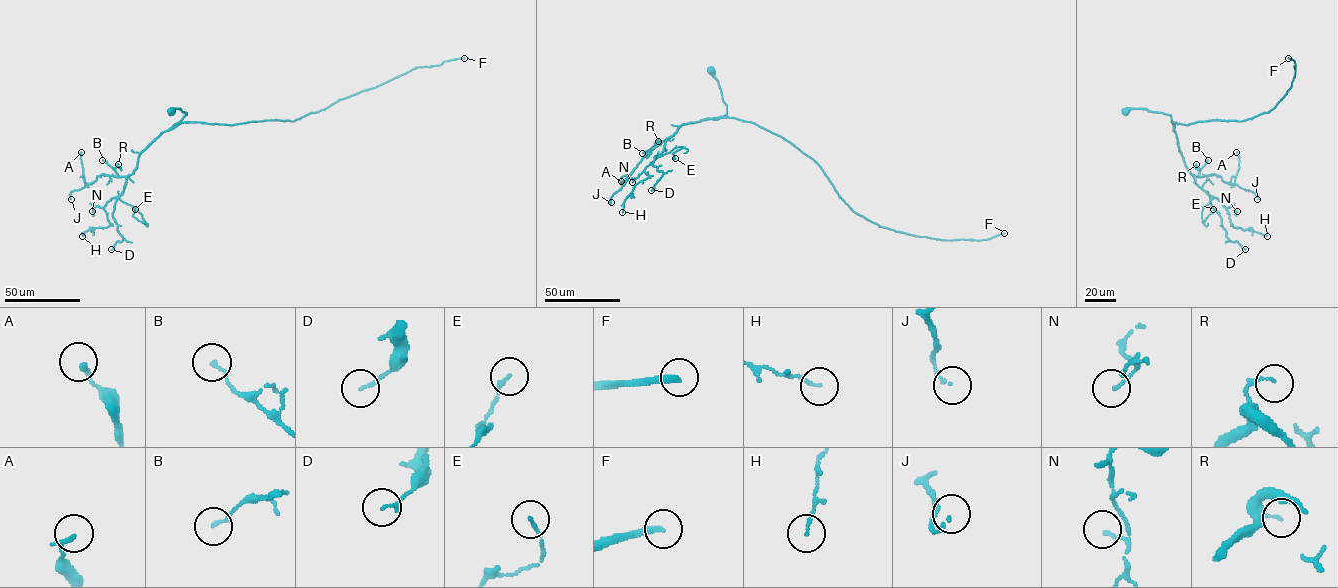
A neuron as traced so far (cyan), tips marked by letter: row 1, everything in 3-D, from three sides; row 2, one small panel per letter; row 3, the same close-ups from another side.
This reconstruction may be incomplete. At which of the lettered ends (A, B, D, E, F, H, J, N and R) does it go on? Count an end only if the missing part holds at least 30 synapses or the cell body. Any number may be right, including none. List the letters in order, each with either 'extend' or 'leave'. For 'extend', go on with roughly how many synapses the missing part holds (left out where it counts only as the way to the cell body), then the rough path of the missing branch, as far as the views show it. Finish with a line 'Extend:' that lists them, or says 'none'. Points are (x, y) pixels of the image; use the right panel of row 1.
A: leave
B: leave
D: leave
E: leave
F: extend; 200 synapses; course (1288, 58), (1277, 88), (1250, 108), (1160, 104)
H: leave
J: leave
N: leave
R: leave
Extend: F

